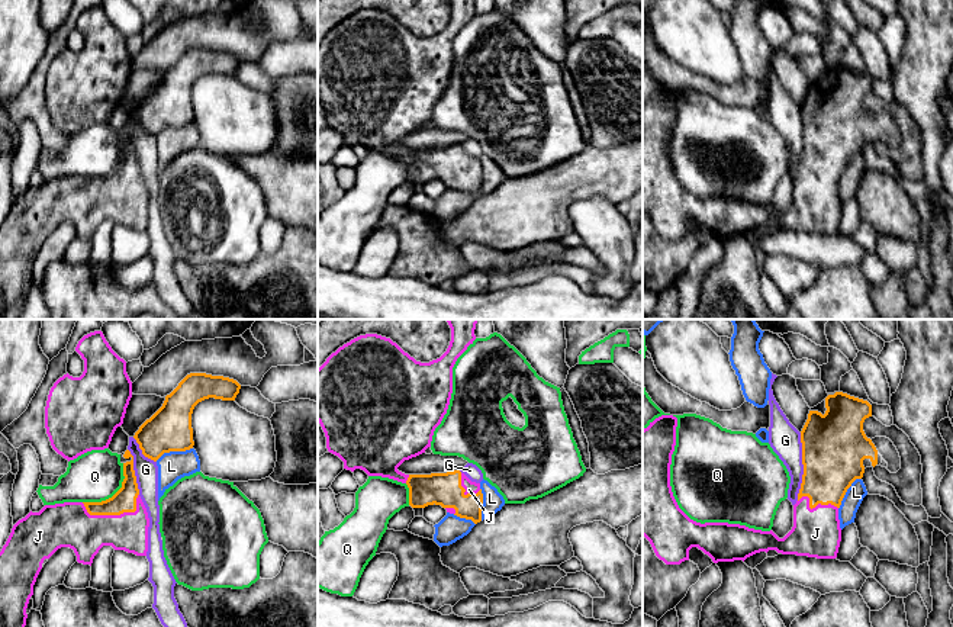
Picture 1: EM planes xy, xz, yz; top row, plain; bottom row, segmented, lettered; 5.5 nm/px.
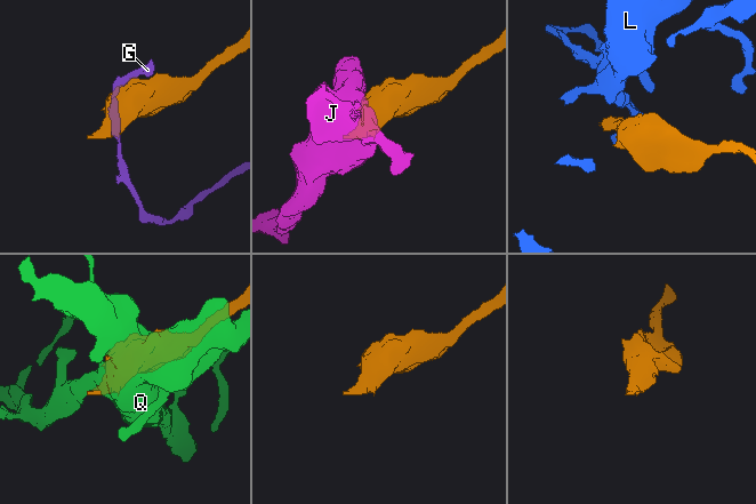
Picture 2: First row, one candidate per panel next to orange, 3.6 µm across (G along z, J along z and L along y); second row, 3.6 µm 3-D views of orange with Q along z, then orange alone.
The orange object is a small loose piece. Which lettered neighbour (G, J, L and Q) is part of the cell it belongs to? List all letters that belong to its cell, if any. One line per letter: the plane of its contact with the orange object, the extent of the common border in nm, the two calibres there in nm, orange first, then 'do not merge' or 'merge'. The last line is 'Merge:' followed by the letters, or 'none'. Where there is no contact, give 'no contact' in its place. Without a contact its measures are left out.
G: yz | 380 nm | 360/170 nm | do not merge
J: xy | 320 nm | 130/240 nm | merge
L: xy | 220 nm | 240/160 nm | do not merge
Q: xy | 320 nm | 130/280 nm | do not merge
Merge: J

